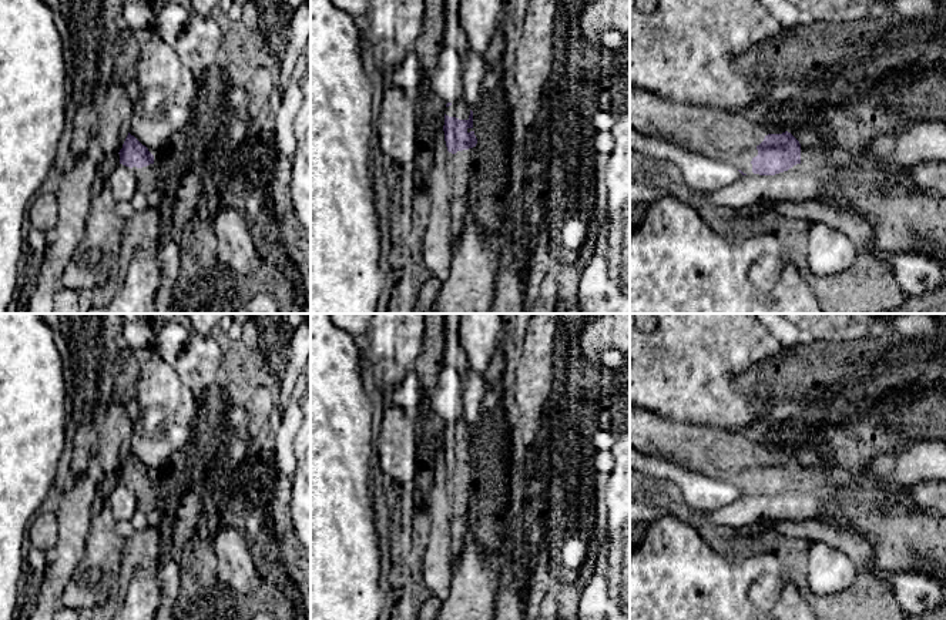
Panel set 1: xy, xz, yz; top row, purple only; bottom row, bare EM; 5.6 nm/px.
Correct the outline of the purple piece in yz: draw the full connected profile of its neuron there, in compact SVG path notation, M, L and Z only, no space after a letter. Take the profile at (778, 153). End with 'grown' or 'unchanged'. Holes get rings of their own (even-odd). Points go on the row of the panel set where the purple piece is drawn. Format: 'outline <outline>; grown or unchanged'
outline M631 84L630 125L647 137L728 162L742 175L816 170L833 165L838 157L823 145L801 144L788 131L772 131L739 114L675 101Z; grown

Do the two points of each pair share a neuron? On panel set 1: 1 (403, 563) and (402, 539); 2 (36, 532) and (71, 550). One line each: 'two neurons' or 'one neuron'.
1: one neuron
2: two neurons

